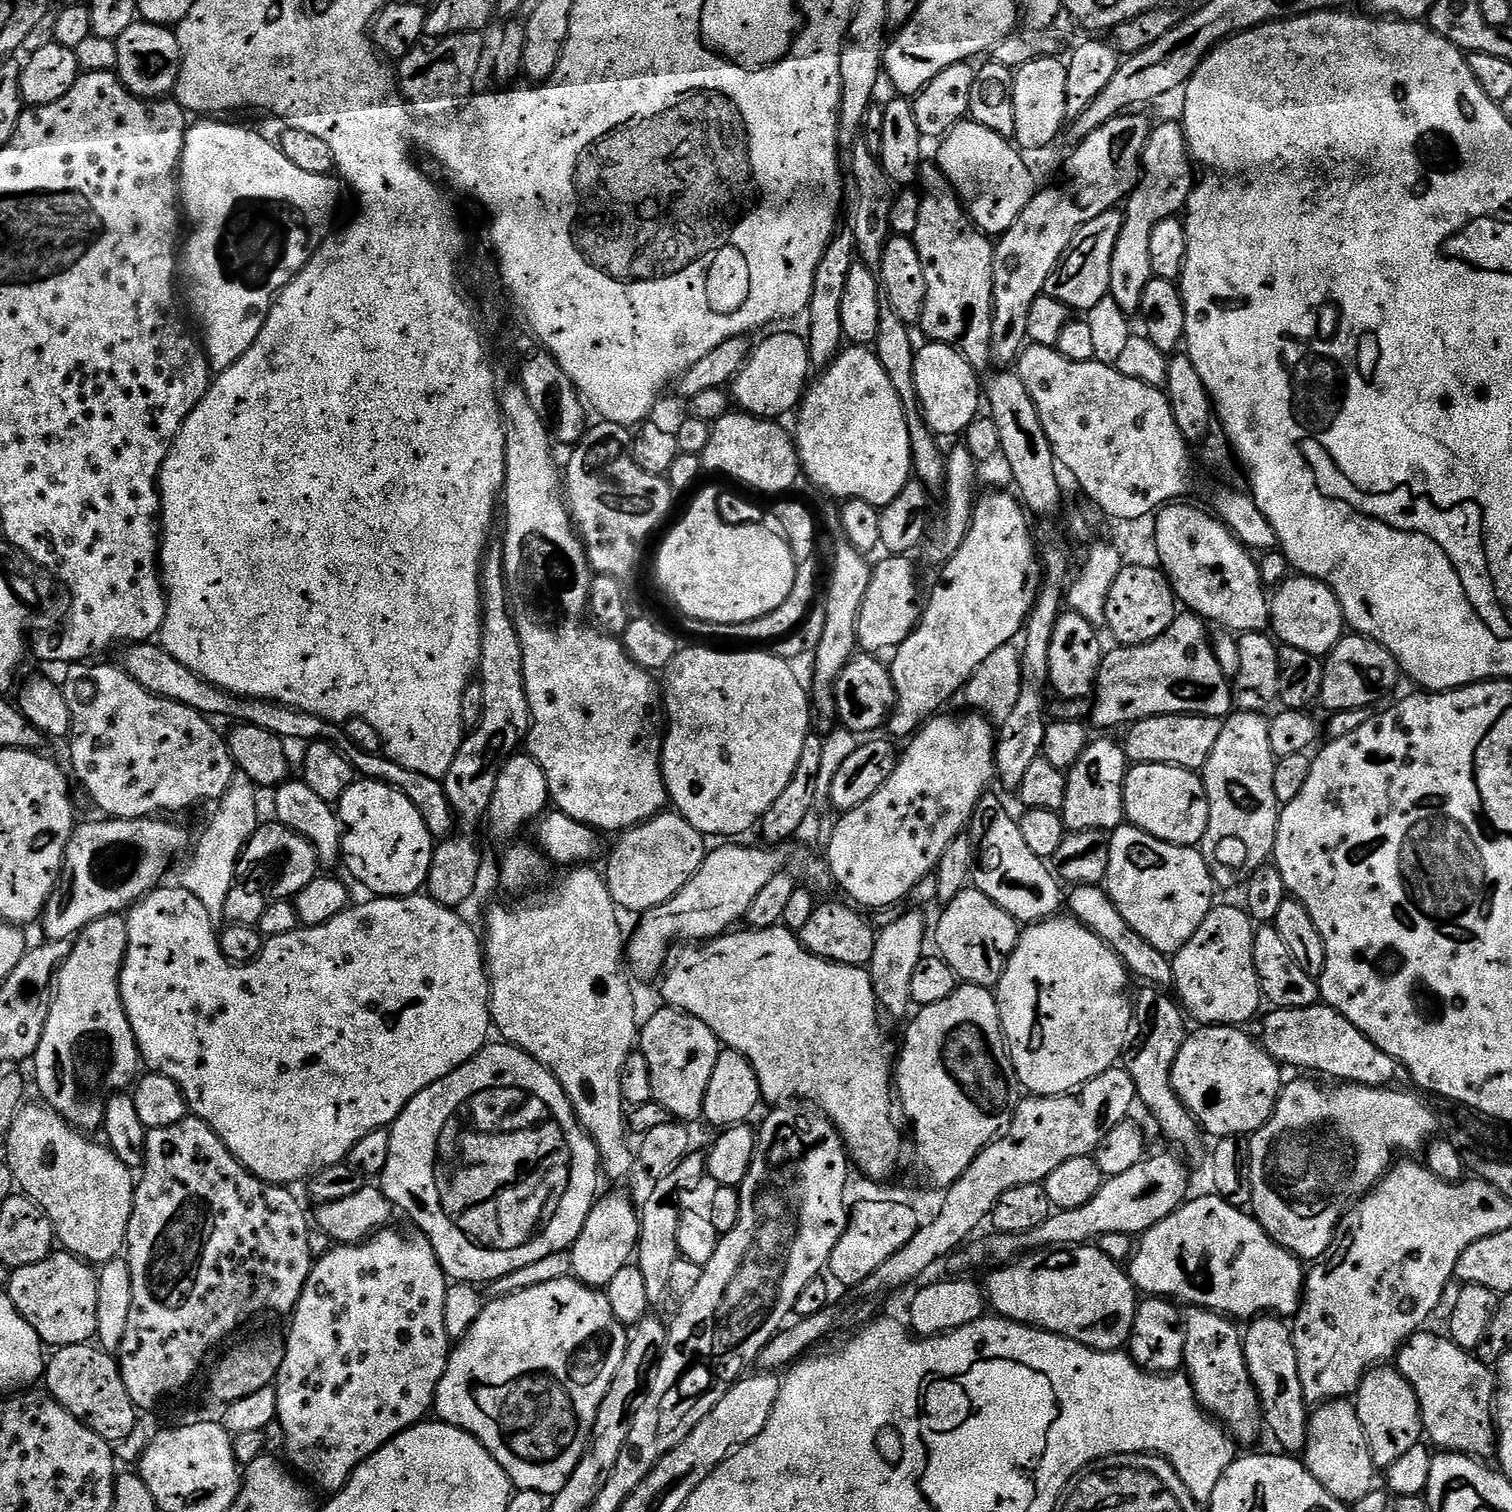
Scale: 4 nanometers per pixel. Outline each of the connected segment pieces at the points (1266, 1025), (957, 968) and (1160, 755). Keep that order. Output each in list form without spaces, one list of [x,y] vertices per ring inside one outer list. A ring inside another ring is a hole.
[[[1318,1002],[1310,1007],[1273,1009],[1269,1013],[1262,1024],[1260,1044],[1277,1063],[1316,1070],[1336,1078],[1335,1081],[1368,1088],[1409,1083],[1408,1071],[1402,1064],[1374,1046],[1353,1023],[1332,1007]]]
[[[974,886],[964,888],[958,898],[943,905],[942,911],[944,913],[936,924],[935,951],[940,959],[954,970],[957,981],[995,989],[1016,943],[1020,941],[1018,921]]]
[[[1156,716],[1138,721],[1127,729],[1128,737],[1122,740],[1124,753],[1132,764],[1173,764],[1176,768],[1189,770],[1203,769],[1210,758],[1210,750],[1214,750],[1214,742],[1218,742],[1221,721],[1215,716]]]

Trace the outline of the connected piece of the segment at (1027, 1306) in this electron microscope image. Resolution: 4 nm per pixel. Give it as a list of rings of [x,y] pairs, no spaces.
[[[1069,1246],[1030,1252],[1013,1263],[992,1270],[986,1283],[986,1300],[991,1311],[1005,1320],[1042,1328],[1099,1352],[1119,1352],[1132,1337],[1138,1289],[1127,1271],[1099,1246]]]

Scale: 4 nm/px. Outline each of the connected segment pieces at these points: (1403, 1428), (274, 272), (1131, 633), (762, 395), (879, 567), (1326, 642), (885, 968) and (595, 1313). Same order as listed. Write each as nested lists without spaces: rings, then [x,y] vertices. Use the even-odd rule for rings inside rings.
[[[1392,1366],[1369,1368],[1362,1378],[1360,1387],[1354,1393],[1358,1422],[1362,1422],[1362,1430],[1366,1434],[1370,1458],[1373,1465],[1380,1470],[1386,1470],[1394,1462],[1398,1462],[1398,1458],[1402,1458],[1402,1454],[1406,1454],[1409,1450],[1414,1450],[1414,1446],[1421,1443],[1424,1431],[1424,1423],[1420,1417],[1420,1403],[1410,1386],[1410,1382],[1395,1367],[1388,1367]]]
[[[200,118],[197,122],[189,123],[188,133],[184,136],[184,149],[180,155],[180,166],[178,169],[178,191],[182,201],[183,211],[186,213],[186,220],[192,223],[192,233],[188,236],[188,245],[182,248],[182,268],[188,271],[188,276],[192,279],[192,296],[196,299],[196,308],[200,311],[200,316],[204,319],[204,332],[202,344],[206,349],[208,363],[213,373],[225,372],[230,366],[254,346],[262,326],[266,322],[268,313],[272,311],[272,305],[276,303],[277,296],[292,283],[309,260],[316,254],[317,248],[329,239],[333,231],[332,219],[336,216],[336,211],[340,208],[340,188],[342,184],[335,175],[329,174],[309,174],[306,170],[301,170],[299,166],[294,166],[286,154],[282,154],[279,143],[267,140],[260,132],[251,132],[248,128],[243,128],[240,124],[223,124],[220,118]]]
[[[1121,567],[1106,598],[1106,628],[1112,631],[1117,645],[1149,643],[1163,634],[1178,615],[1178,599],[1172,583],[1159,567]]]
[[[776,332],[753,347],[746,366],[742,366],[730,385],[730,396],[735,407],[750,416],[784,418],[780,416],[788,411],[791,413],[799,405],[810,380],[808,372],[807,339],[803,335],[795,336],[792,332]]]
[[[888,554],[874,564],[870,586],[866,586],[866,598],[862,598],[862,610],[858,614],[858,630],[856,639],[859,647],[868,654],[884,654],[889,650],[900,647],[902,642],[906,642],[908,635],[914,631],[920,622],[922,615],[922,596],[920,600],[920,580],[916,577],[916,568],[912,565],[913,557],[908,554]]]
[[[1289,575],[1271,593],[1270,605],[1270,628],[1281,645],[1306,650],[1306,654],[1324,658],[1340,641],[1341,636],[1345,635],[1346,625],[1338,598],[1331,588],[1326,587],[1321,580],[1315,580],[1313,576]]]
[[[920,910],[901,911],[899,918],[890,922],[876,933],[874,958],[870,965],[876,1003],[885,1013],[888,1012],[894,1019],[900,1020],[909,1015],[908,1008],[913,1007],[910,998],[910,982],[918,962],[926,955],[924,949],[924,915]]]
[[[569,1278],[558,1282],[542,1282],[542,1286],[530,1286],[530,1290],[522,1290],[518,1294],[503,1296],[497,1300],[489,1299],[485,1303],[482,1314],[474,1322],[463,1340],[451,1349],[448,1365],[438,1382],[434,1412],[443,1423],[452,1424],[464,1432],[468,1432],[486,1449],[502,1466],[502,1470],[511,1480],[513,1489],[534,1490],[546,1497],[555,1496],[562,1486],[574,1474],[574,1466],[588,1450],[588,1439],[592,1436],[592,1427],[598,1414],[598,1406],[602,1406],[602,1398],[606,1398],[606,1390],[614,1382],[614,1374],[618,1374],[618,1366],[622,1366],[622,1358],[628,1349],[629,1329],[618,1318],[614,1318],[614,1310],[610,1310],[607,1295],[599,1288],[583,1284],[581,1280]]]

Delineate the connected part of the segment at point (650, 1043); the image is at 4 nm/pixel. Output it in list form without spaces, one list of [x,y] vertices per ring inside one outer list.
[[[660,1006],[639,1029],[638,1051],[646,1054],[646,1063],[650,1065],[653,1101],[663,1106],[669,1117],[680,1122],[703,1117],[706,1086],[710,1086],[710,1074],[714,1074],[714,1066],[722,1051],[714,1030],[710,1030],[706,1022],[687,1016],[678,1008]]]

